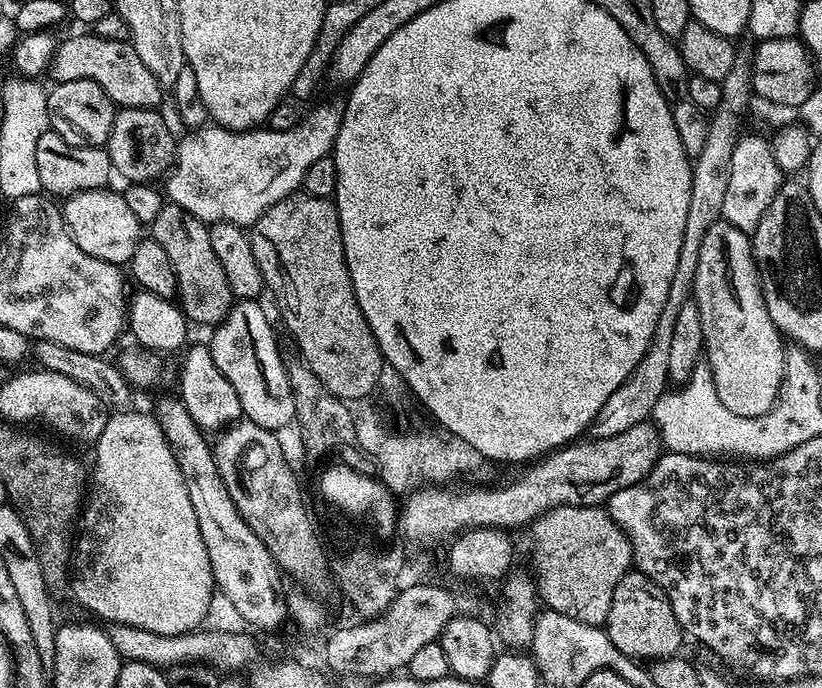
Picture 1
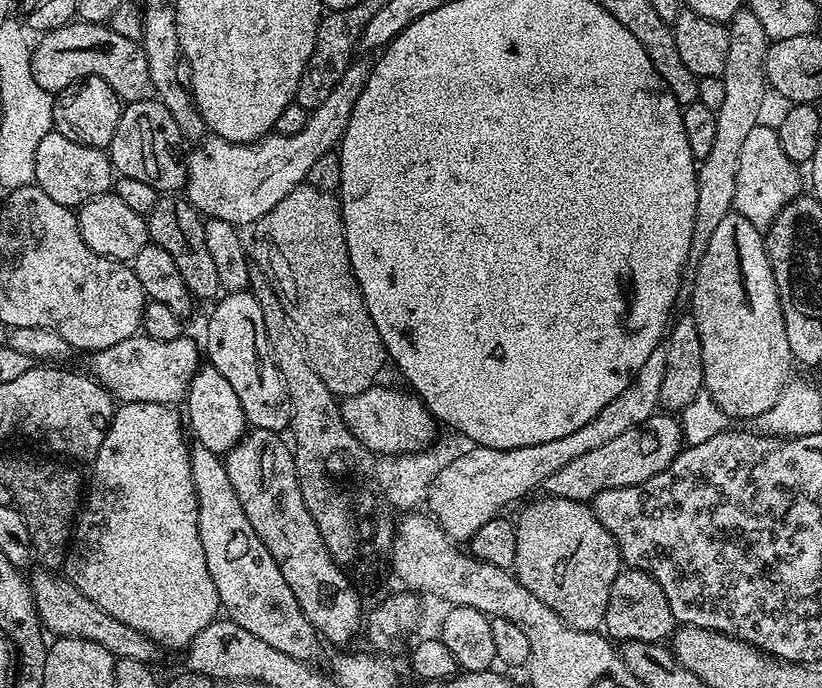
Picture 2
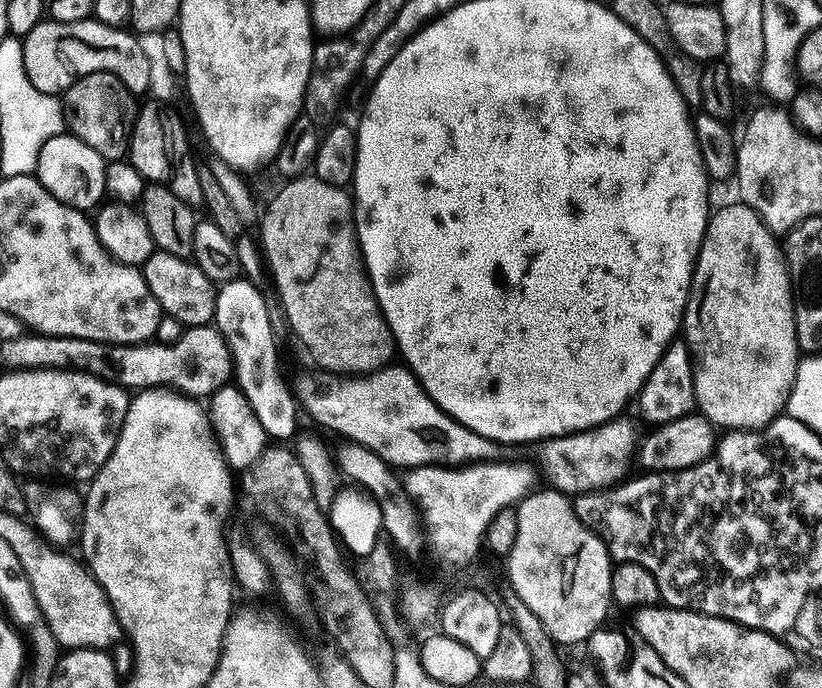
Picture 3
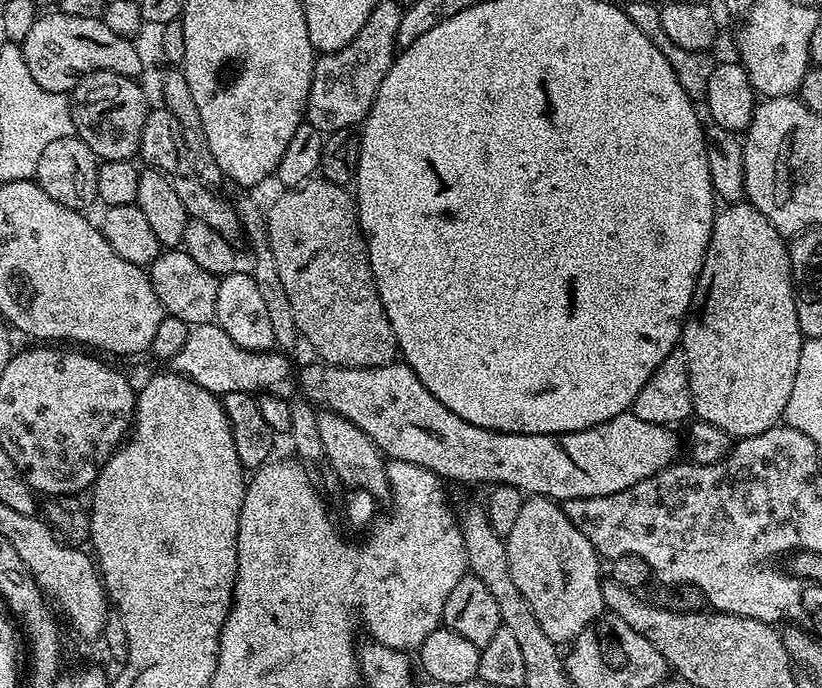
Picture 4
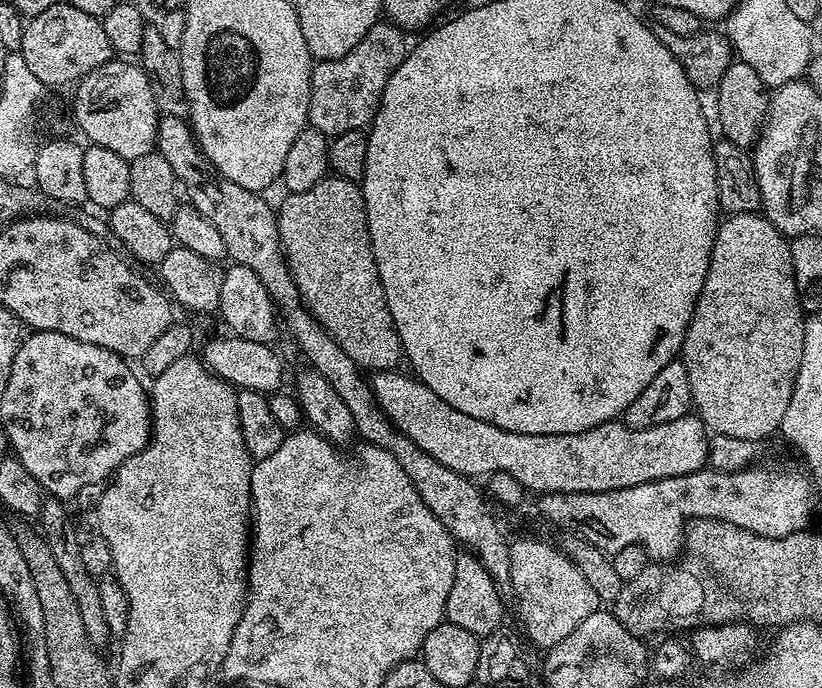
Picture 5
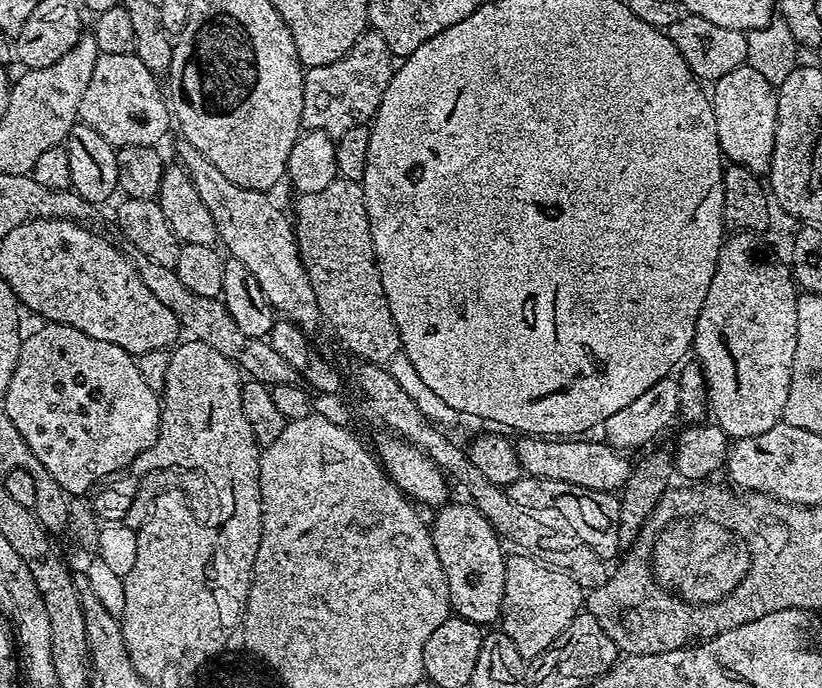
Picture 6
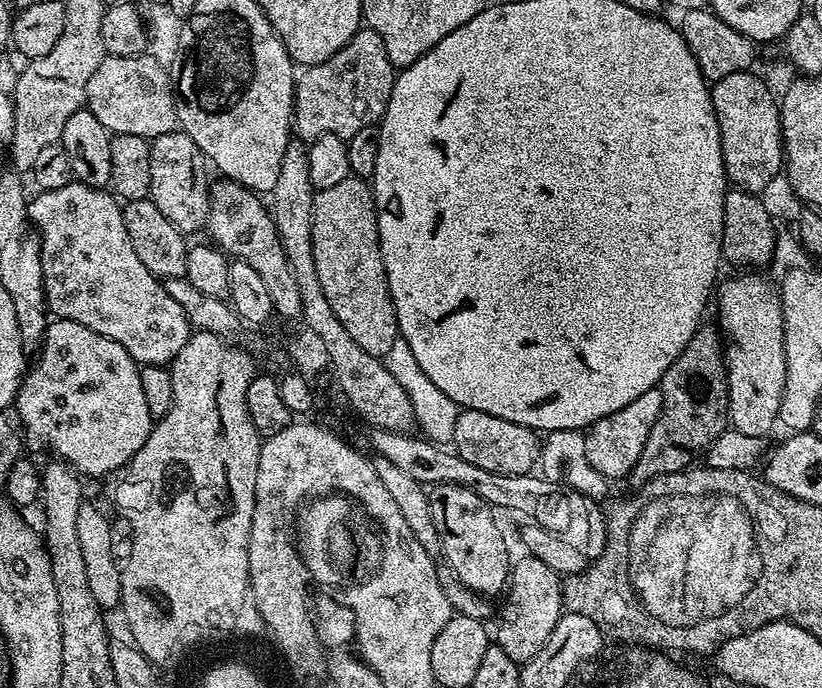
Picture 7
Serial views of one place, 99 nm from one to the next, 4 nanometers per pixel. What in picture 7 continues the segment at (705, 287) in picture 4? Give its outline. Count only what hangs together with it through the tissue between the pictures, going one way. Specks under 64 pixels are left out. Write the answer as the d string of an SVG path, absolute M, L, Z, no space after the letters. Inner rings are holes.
M748 274L752 276L736 276L733 280L728 280L724 285L721 283L720 288L720 316L724 319L724 328L722 324L722 336L726 341L724 349L724 359L728 365L728 418L731 427L735 431L746 434L747 436L764 436L772 428L772 423L777 423L780 415L780 403L783 400L784 387L787 384L787 358L786 350L784 349L784 310L781 304L781 297L778 295L777 289L771 288L766 284L758 274Z

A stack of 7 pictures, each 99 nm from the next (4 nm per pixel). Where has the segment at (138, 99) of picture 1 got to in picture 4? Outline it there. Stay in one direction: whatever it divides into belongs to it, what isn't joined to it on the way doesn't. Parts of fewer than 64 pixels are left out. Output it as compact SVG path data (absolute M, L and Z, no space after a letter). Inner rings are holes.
M59 10L37 15L22 47L26 66L30 66L30 78L34 78L42 90L51 92L71 93L80 79L92 72L121 72L136 78L143 70L135 43L114 34L103 19L74 18Z

